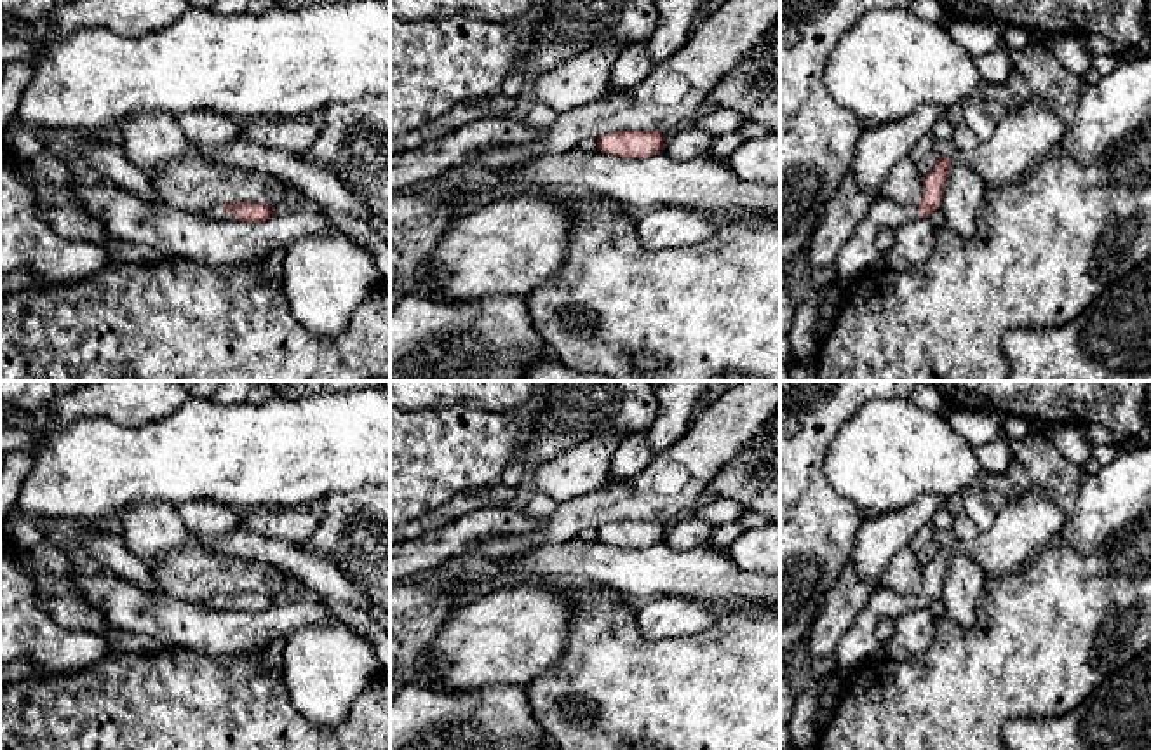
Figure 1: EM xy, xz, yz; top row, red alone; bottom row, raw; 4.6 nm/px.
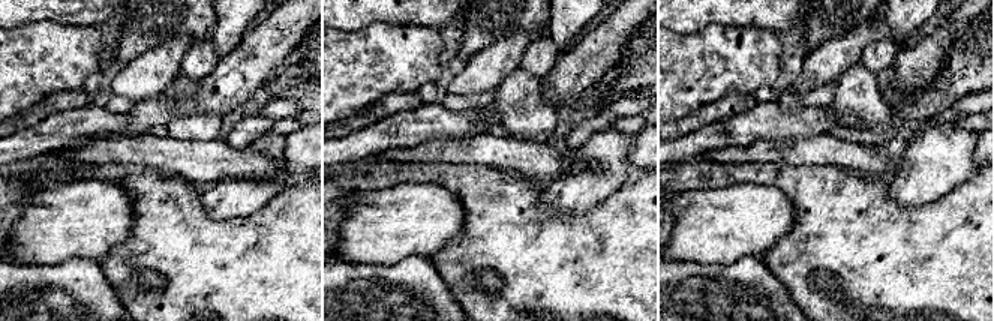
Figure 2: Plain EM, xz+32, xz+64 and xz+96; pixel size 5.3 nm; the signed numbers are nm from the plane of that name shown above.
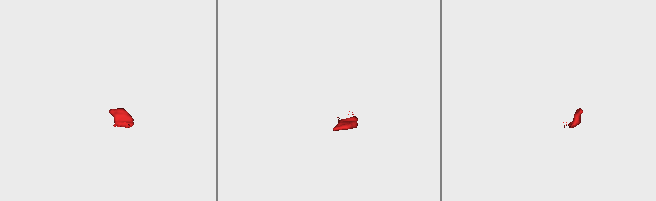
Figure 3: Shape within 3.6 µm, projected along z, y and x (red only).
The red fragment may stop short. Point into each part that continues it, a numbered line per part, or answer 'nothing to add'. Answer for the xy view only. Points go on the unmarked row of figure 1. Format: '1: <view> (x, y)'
1: xy (216, 602)

